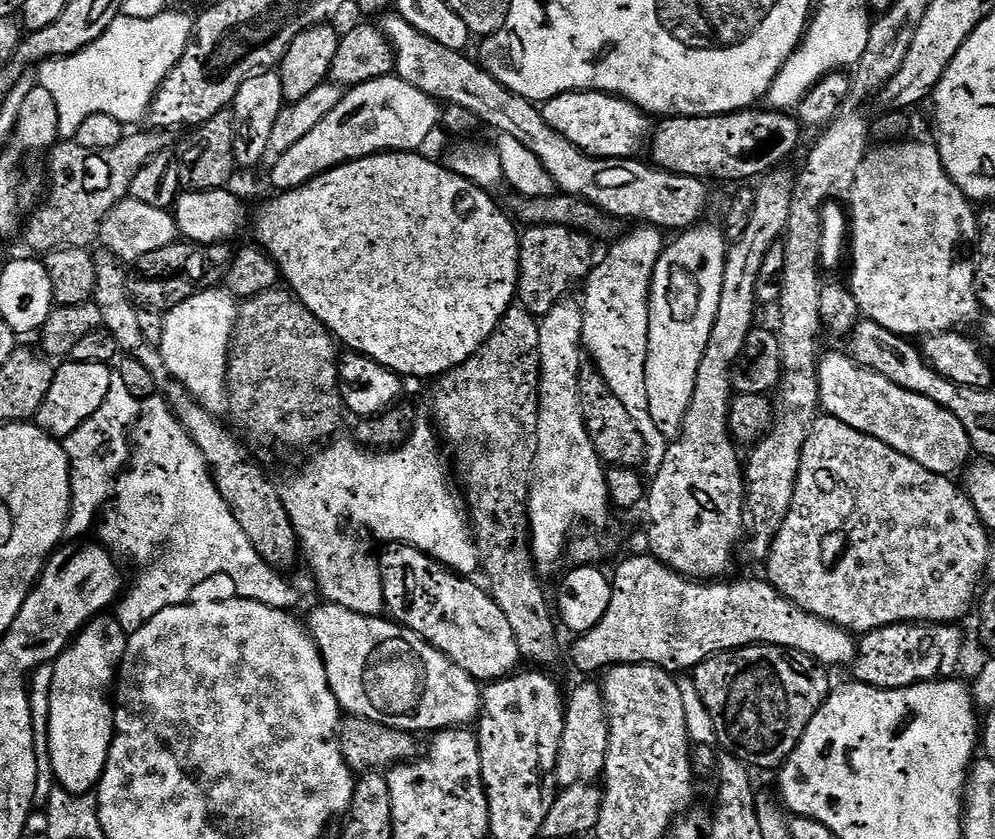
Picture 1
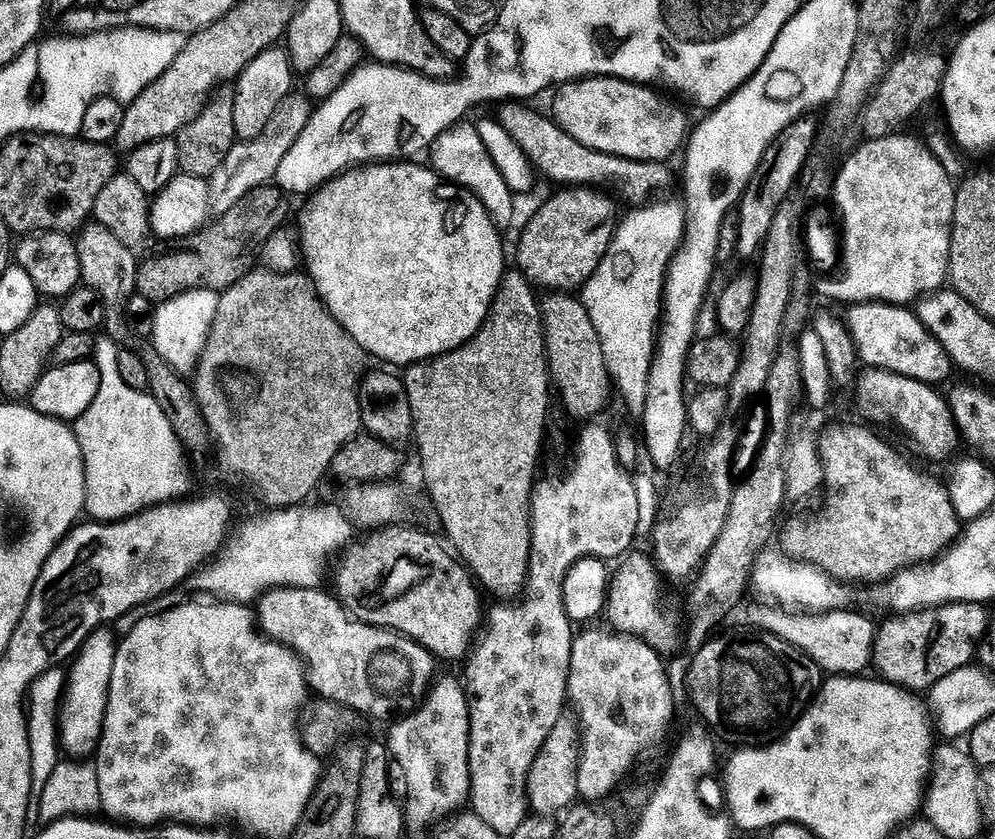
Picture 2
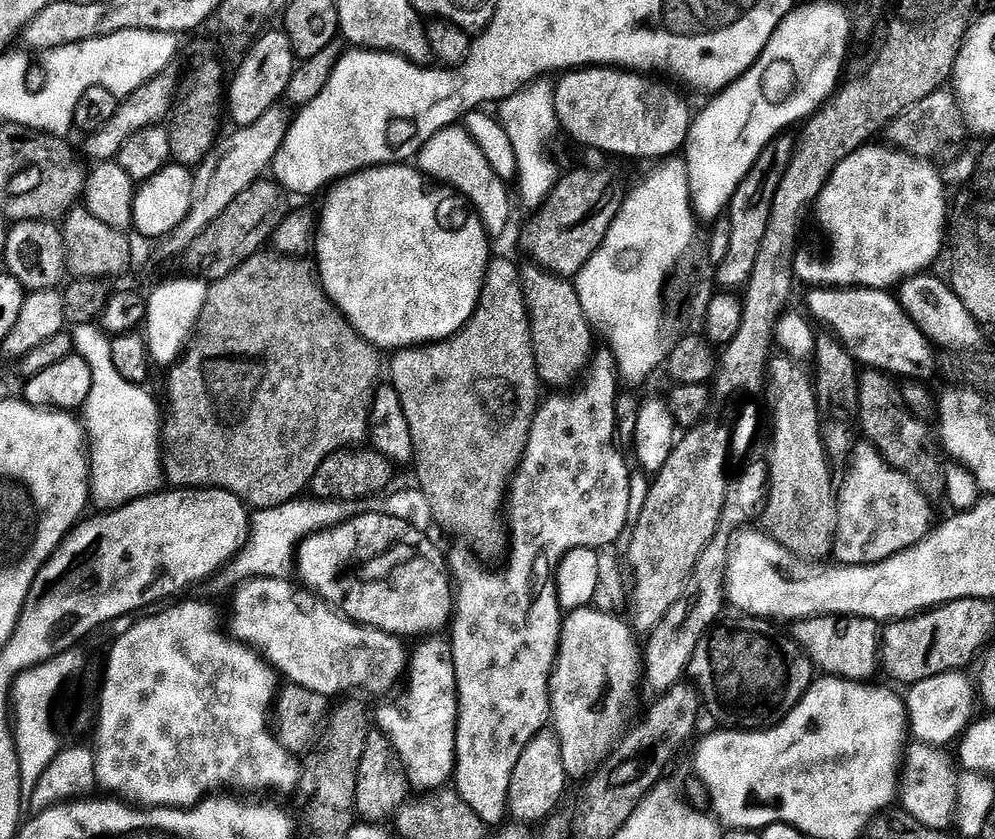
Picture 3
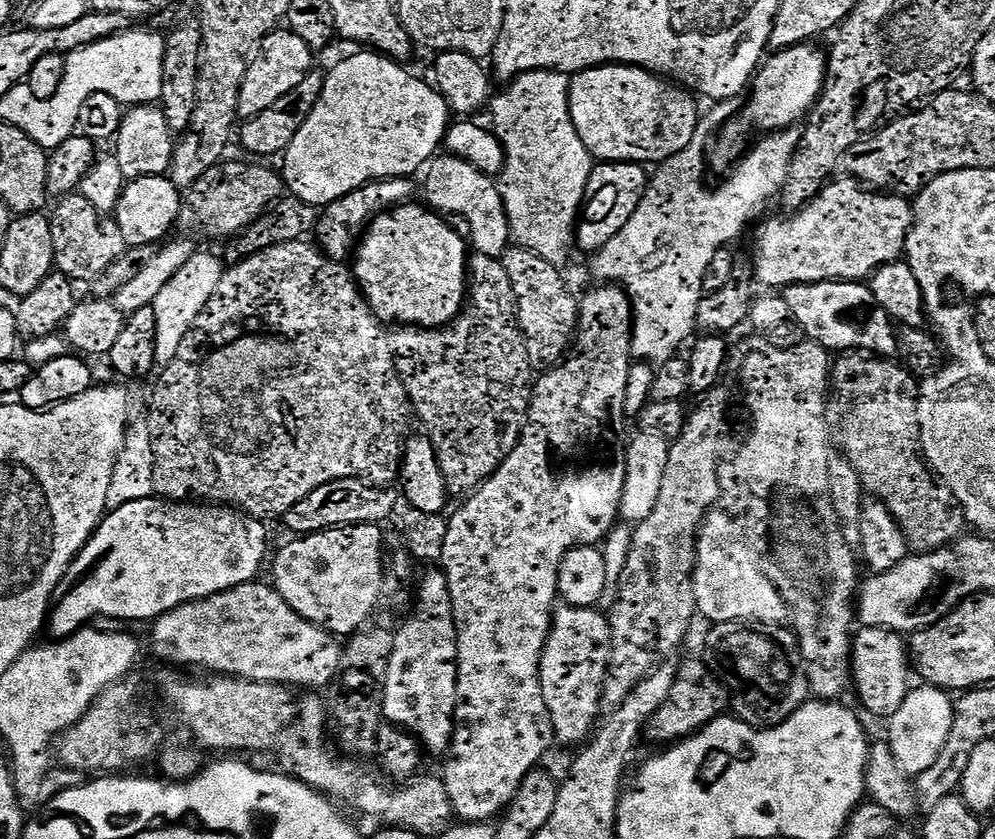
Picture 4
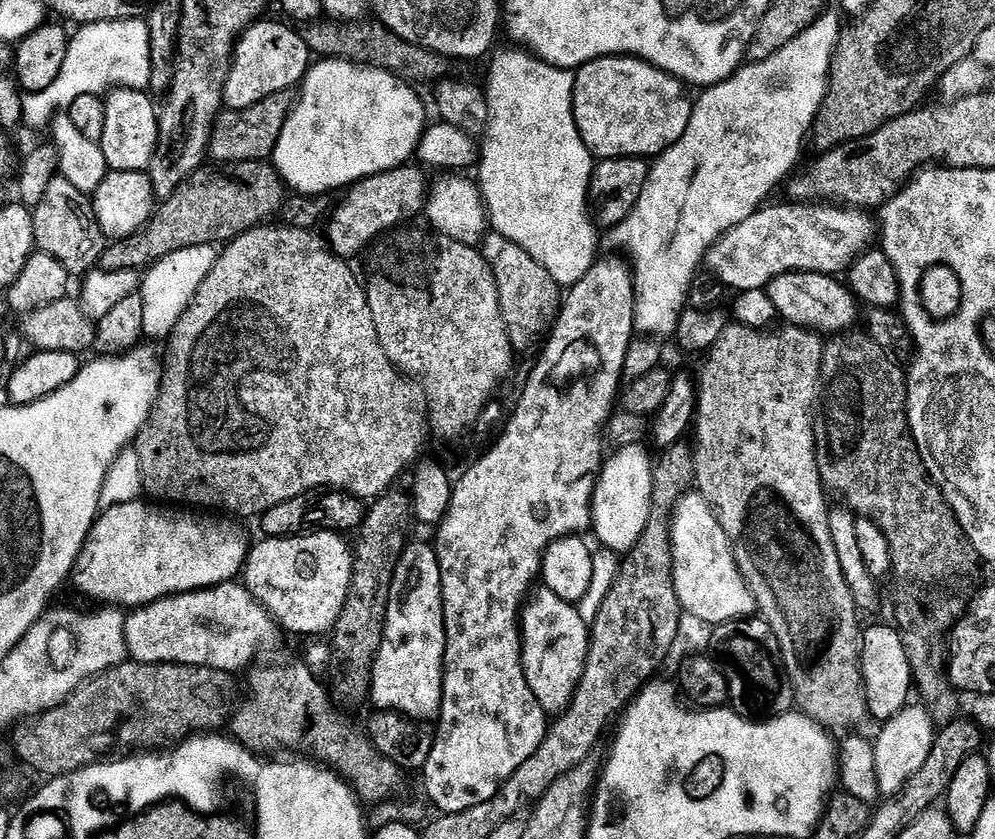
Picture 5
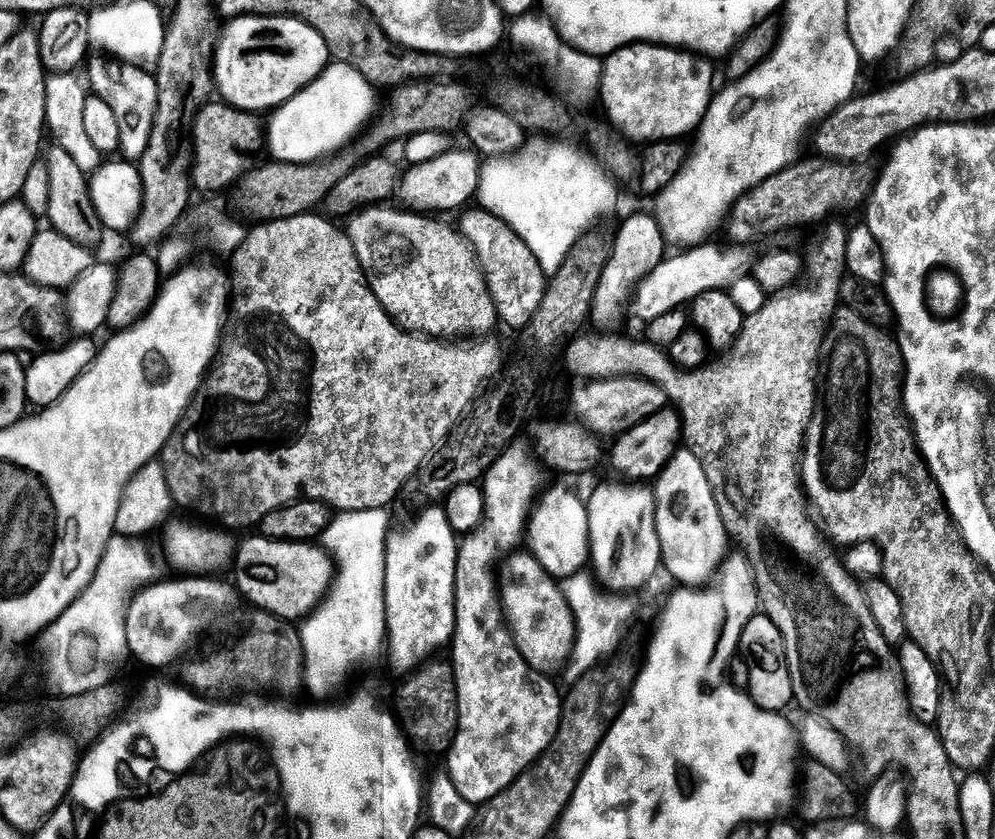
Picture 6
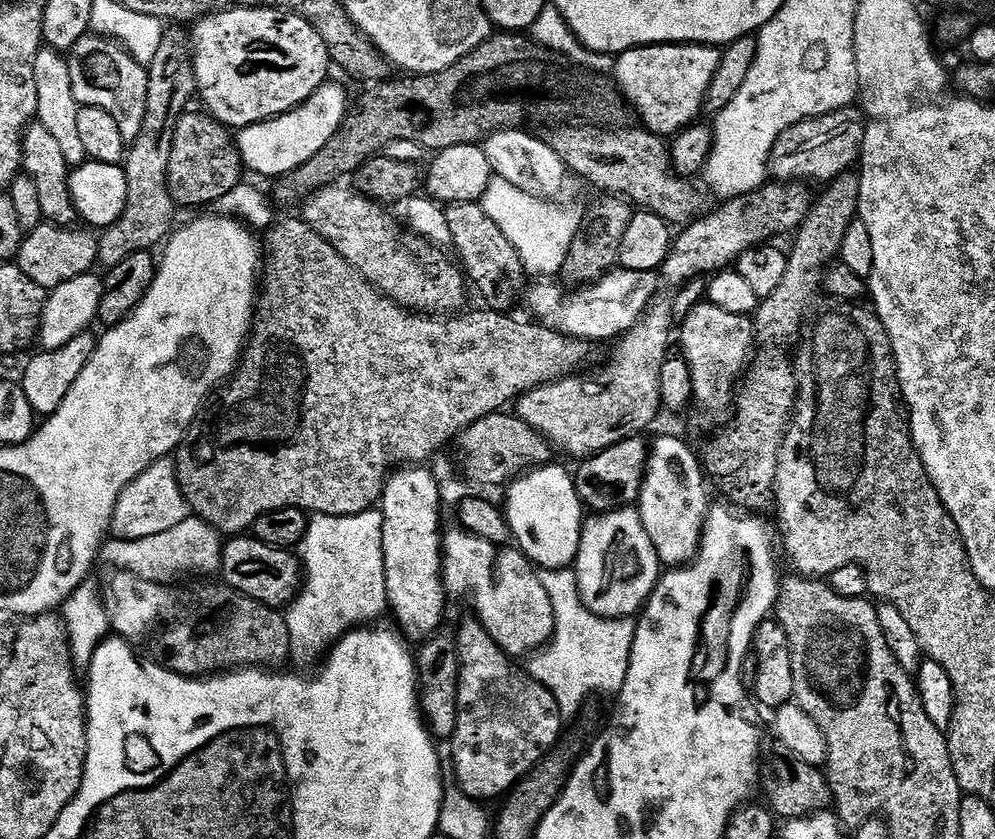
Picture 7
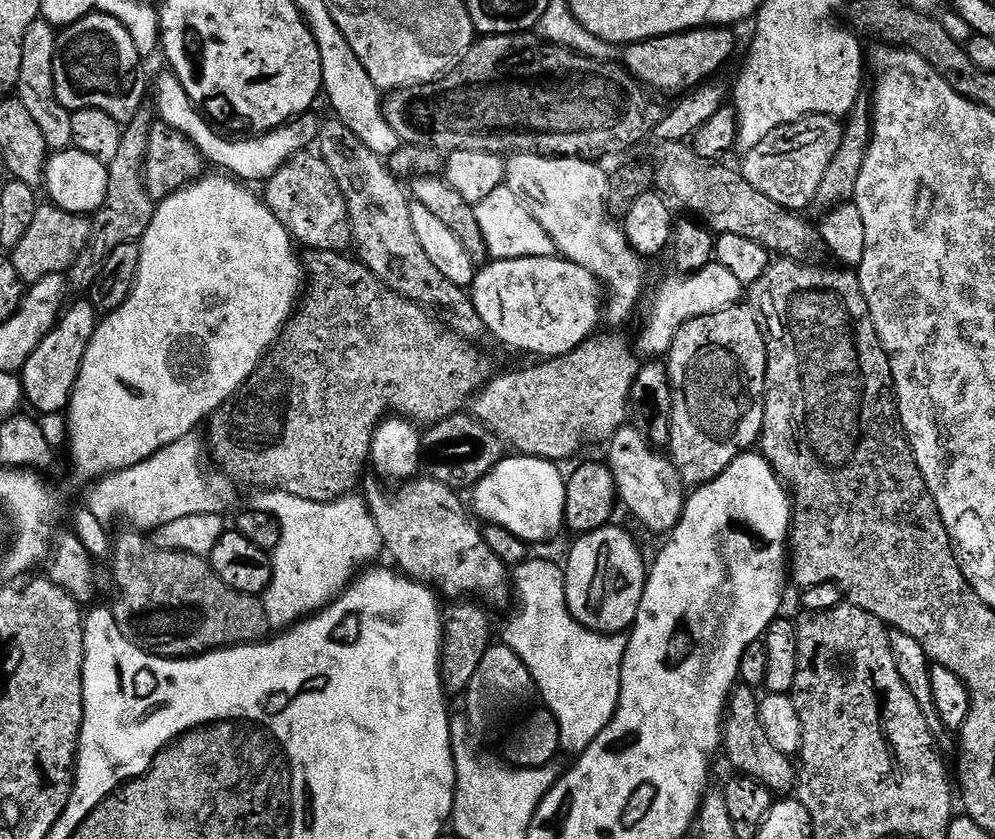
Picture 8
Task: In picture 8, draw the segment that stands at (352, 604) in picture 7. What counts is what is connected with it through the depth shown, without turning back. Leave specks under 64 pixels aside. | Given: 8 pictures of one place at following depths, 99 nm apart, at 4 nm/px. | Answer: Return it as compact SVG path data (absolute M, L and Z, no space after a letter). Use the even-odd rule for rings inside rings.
M260 490L253 496L256 497L250 502L251 507L273 515L281 526L281 540L270 552L272 581L262 594L269 629L287 630L293 624L299 624L309 616L315 616L321 608L337 600L361 570L367 569L373 562L379 561L376 560L379 556L382 556L378 526L361 495L349 494L326 502L298 498L294 494L279 490Z

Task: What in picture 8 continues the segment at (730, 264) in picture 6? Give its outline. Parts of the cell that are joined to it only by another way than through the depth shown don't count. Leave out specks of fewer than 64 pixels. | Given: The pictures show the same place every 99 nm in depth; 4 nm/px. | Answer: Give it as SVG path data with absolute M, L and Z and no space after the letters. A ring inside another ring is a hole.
M553 254L489 261L477 271L470 295L490 336L494 335L510 348L552 359L574 351L597 331L596 326L599 318L602 318L602 312L596 306L596 288L598 289L596 276L577 263Z

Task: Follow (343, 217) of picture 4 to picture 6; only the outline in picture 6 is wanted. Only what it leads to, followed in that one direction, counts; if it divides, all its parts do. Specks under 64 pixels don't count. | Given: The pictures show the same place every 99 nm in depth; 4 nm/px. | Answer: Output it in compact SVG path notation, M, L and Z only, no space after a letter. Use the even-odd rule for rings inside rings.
M453 150L442 154L442 158L422 160L411 165L412 169L399 177L398 199L405 209L421 214L444 214L455 208L463 209L477 199L480 191L480 169L482 160L475 151Z

